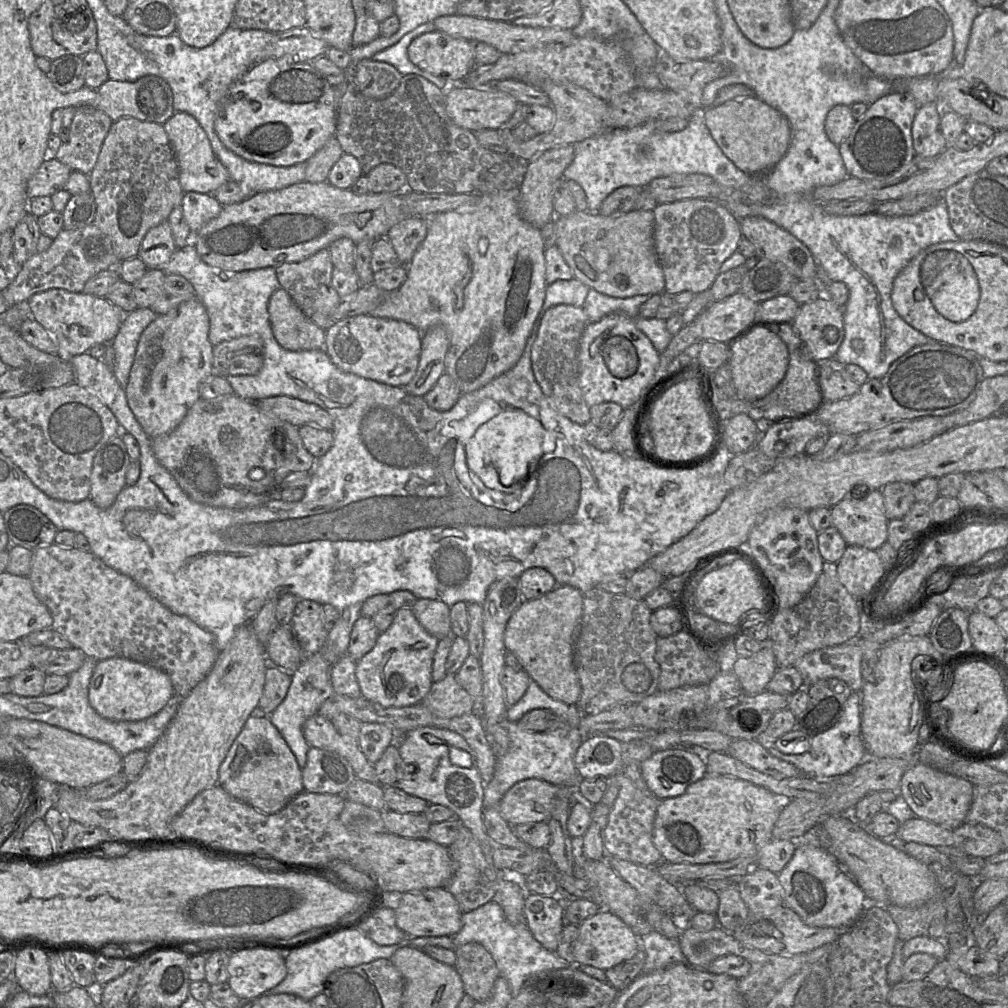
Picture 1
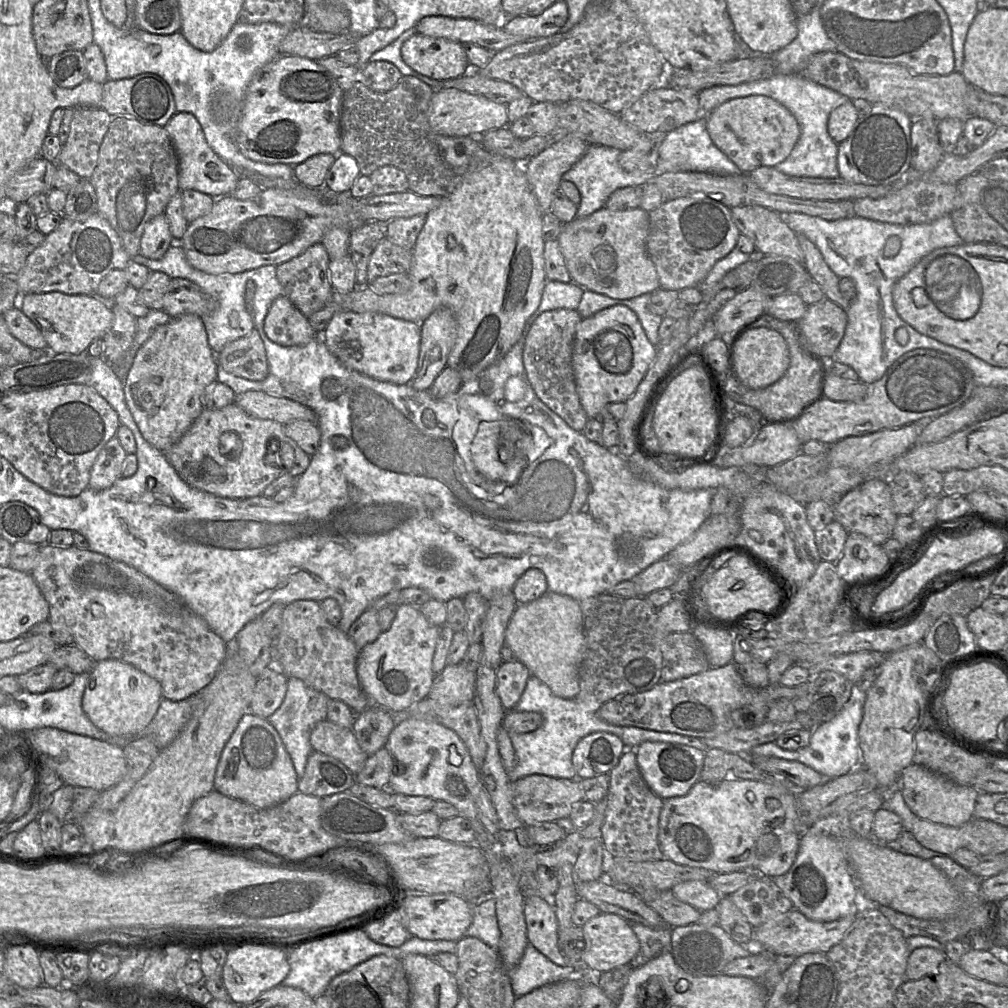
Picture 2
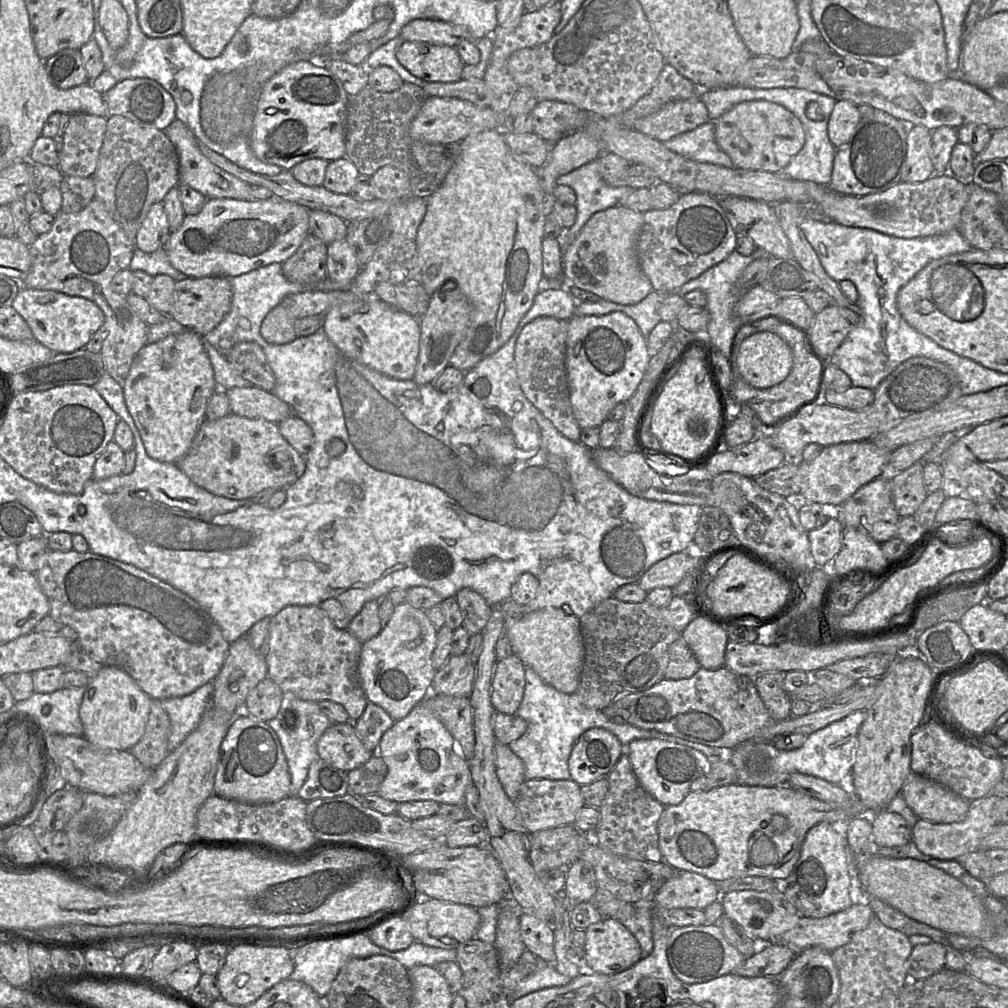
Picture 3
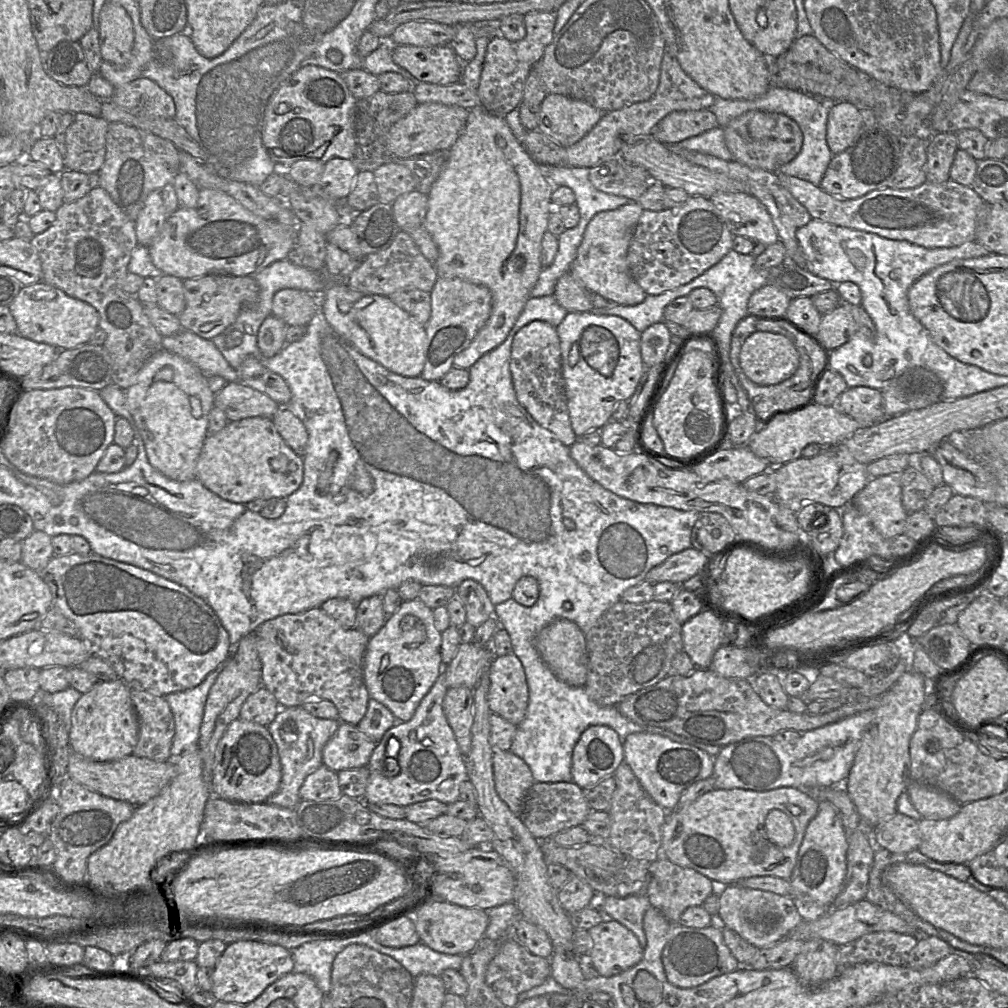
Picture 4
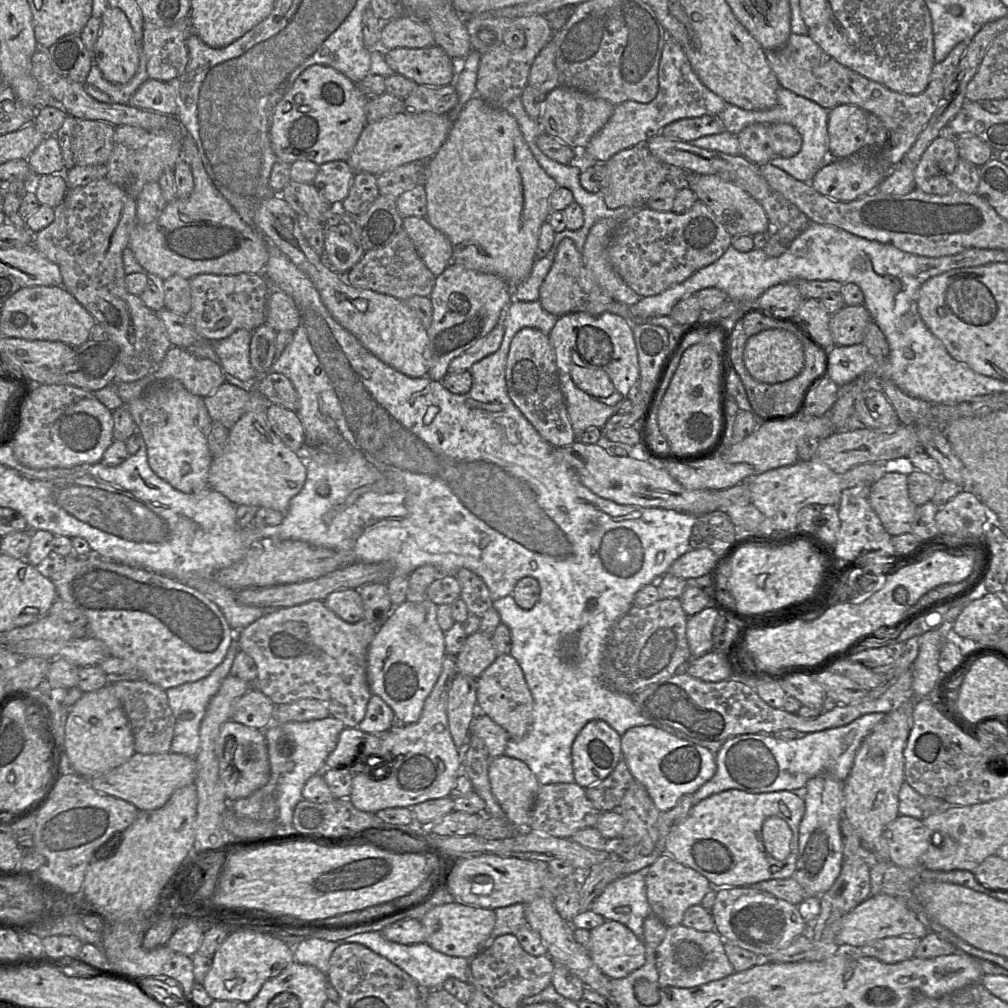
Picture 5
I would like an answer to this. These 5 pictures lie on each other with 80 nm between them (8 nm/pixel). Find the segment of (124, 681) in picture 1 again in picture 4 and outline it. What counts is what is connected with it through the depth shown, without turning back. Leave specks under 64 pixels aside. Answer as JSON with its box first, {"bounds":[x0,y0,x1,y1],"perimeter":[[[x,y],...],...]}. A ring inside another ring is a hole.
{"bounds":[69,679,139,762],"perimeter":[[[120,679],[98,681],[74,705],[71,712],[69,744],[71,749],[97,762],[109,762],[132,755],[139,725],[130,699],[130,688]]]}

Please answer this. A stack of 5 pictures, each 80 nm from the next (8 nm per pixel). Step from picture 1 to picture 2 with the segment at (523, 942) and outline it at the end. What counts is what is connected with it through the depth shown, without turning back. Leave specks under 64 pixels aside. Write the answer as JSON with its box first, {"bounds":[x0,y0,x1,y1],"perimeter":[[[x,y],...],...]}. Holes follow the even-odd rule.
{"bounds":[465,898,596,997],"perimeter":[[[493,898],[473,906],[473,920],[465,936],[478,938],[491,948],[498,949],[500,930]],[[533,945],[525,948],[524,954],[513,969],[508,970],[512,990],[516,997],[525,995],[532,990],[577,975],[584,981],[595,981],[596,973],[585,967],[559,966],[550,961]]]}

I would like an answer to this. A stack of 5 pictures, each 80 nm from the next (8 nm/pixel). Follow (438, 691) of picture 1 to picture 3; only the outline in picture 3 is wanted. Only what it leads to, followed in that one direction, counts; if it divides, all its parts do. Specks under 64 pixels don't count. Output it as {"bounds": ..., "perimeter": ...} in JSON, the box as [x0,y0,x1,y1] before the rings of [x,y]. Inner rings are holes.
{"bounds":[431,653,476,697],"perimeter":[[[464,653],[451,655],[437,670],[431,685],[432,694],[470,697],[475,679],[476,664]]]}

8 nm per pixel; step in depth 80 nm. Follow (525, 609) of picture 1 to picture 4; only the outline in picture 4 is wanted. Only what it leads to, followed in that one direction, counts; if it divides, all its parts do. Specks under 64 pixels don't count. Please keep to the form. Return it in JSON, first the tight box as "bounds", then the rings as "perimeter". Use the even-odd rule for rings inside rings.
{"bounds":[535,620,586,687],"perimeter":[[[555,620],[540,631],[535,643],[541,658],[559,680],[573,687],[585,685],[586,640],[576,623]]]}

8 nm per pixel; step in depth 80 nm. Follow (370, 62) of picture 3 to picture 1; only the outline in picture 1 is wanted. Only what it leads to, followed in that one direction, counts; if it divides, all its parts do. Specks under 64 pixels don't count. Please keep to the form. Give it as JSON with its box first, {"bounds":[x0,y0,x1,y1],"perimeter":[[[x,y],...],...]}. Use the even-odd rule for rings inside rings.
{"bounds":[371,22,449,91],"perimeter":[[[433,22],[421,24],[412,31],[405,34],[394,45],[374,54],[371,59],[373,61],[386,62],[394,66],[402,76],[408,74],[419,75],[437,86],[439,89],[446,91],[447,84],[449,83],[448,81],[421,70],[408,58],[408,47],[410,43],[419,35],[433,31],[436,31]]]}

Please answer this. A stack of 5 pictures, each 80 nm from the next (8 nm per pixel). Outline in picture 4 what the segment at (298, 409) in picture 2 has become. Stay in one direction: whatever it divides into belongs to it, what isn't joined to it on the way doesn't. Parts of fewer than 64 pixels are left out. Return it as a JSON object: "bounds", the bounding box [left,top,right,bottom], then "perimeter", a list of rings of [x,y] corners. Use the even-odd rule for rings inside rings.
{"bounds":[214,382,286,421],"perimeter":[[[239,382],[226,383],[226,385],[215,395],[214,406],[225,413],[228,421],[237,421],[249,417],[272,418],[280,407],[286,407],[280,406],[266,394]]]}

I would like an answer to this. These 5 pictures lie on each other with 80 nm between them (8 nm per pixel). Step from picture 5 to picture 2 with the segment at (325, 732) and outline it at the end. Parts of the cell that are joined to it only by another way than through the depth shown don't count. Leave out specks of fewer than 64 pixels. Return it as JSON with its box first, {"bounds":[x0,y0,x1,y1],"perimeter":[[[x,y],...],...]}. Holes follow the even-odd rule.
{"bounds":[266,677,330,779],"perimeter":[[[289,677],[287,691],[282,704],[266,719],[279,734],[291,757],[298,779],[301,779],[304,775],[308,757],[313,752],[310,743],[310,733],[318,722],[327,719],[327,704],[329,701],[330,698],[324,693],[310,688],[298,678]]]}

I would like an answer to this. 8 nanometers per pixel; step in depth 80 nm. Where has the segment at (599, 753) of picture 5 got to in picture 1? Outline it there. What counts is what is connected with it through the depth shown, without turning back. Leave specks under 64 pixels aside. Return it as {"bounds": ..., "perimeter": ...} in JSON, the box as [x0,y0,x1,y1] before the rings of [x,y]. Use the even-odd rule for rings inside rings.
{"bounds":[574,734,623,779],"perimeter":[[[595,734],[578,748],[574,764],[580,779],[609,778],[620,770],[623,744],[610,736]]]}

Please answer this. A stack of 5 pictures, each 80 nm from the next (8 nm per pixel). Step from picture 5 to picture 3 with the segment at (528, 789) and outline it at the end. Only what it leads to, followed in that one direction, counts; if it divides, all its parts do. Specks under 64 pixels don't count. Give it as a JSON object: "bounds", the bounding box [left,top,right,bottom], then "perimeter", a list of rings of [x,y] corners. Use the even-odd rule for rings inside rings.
{"bounds":[494,741,525,801],"perimeter":[[[496,741],[494,745],[497,777],[511,801],[518,795],[518,790],[525,780],[524,764],[508,745]]]}

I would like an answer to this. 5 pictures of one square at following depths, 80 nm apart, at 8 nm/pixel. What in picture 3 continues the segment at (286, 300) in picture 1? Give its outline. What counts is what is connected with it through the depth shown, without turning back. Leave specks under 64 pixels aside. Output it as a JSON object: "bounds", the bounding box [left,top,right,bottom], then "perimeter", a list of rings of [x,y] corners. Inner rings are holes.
{"bounds":[260,303,297,345],"perimeter":[[[279,303],[264,318],[260,334],[270,344],[281,345],[297,338],[293,318],[287,309]]]}

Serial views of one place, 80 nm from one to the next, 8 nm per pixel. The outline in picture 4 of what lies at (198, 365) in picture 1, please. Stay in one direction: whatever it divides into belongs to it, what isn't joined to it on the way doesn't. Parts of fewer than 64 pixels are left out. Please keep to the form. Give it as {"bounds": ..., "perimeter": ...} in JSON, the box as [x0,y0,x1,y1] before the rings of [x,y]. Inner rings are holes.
{"bounds":[126,349,216,482],"perimeter":[[[163,349],[145,362],[135,382],[126,389],[127,409],[142,438],[148,461],[154,469],[171,480],[184,482],[195,479],[196,463],[207,437],[209,412],[216,395],[209,388],[207,377],[193,363]]]}

